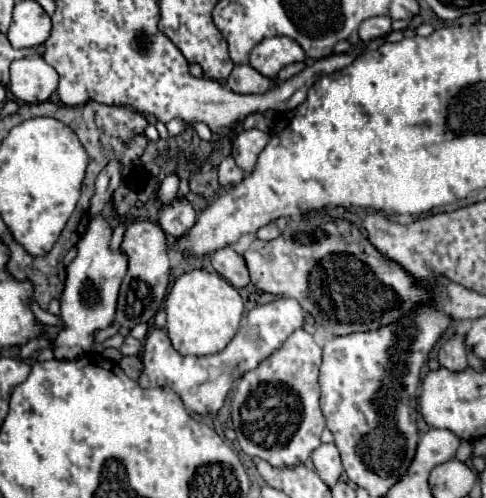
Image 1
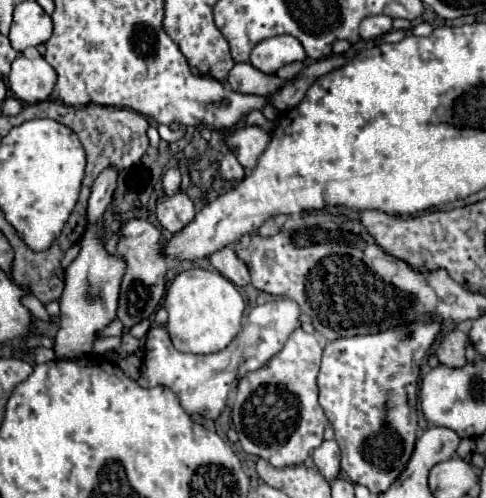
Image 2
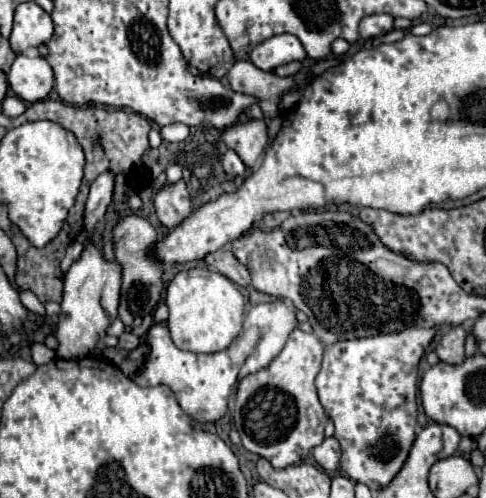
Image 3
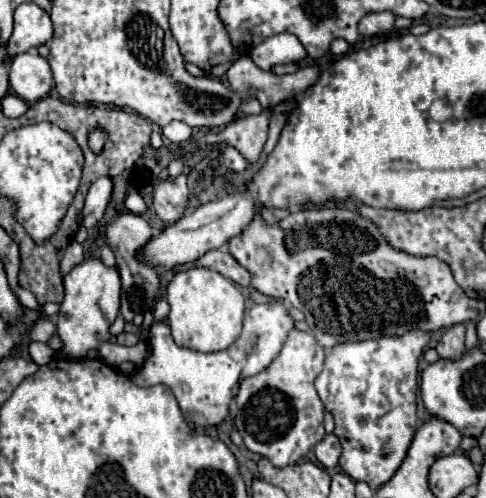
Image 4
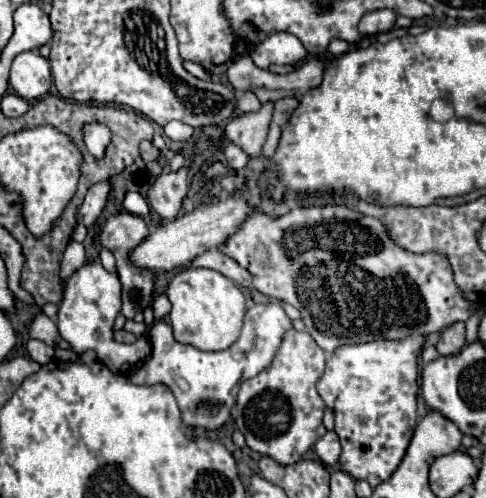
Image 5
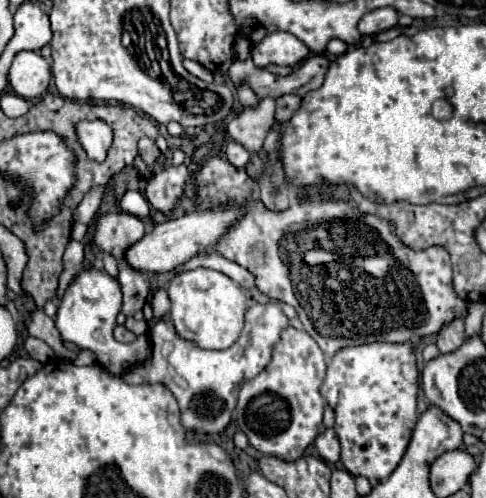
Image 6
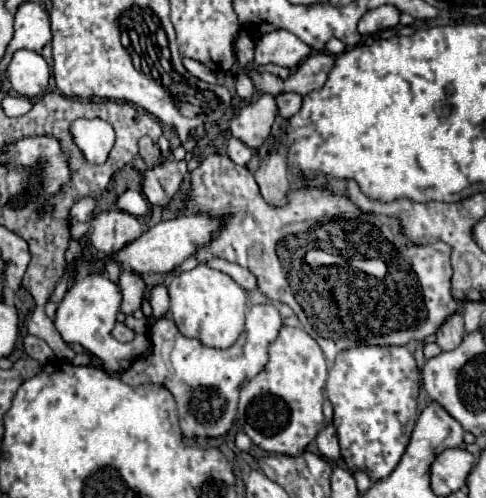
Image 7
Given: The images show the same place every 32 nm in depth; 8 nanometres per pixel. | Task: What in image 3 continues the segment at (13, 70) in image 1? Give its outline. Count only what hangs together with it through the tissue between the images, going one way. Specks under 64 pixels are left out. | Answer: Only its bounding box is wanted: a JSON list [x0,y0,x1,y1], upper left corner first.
[8,54,54,102]

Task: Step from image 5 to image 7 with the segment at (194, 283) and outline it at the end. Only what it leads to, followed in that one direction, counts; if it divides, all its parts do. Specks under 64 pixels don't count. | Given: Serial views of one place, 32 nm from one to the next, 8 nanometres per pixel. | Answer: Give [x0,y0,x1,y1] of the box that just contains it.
[168,264,246,348]

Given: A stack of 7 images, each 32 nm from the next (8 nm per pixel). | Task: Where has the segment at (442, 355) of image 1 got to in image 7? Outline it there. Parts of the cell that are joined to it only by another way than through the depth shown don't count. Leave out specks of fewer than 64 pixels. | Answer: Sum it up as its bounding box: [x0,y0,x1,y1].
[436,312,466,350]

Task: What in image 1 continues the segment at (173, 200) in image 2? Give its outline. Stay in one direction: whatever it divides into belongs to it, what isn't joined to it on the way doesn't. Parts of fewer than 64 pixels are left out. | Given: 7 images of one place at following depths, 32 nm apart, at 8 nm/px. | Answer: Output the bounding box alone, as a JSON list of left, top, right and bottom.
[158,196,196,238]

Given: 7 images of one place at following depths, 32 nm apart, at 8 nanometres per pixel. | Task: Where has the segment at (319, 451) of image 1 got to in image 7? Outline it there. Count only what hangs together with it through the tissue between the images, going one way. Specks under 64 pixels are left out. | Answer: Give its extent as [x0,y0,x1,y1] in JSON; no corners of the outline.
[318,424,340,460]

